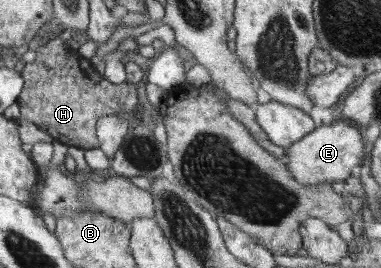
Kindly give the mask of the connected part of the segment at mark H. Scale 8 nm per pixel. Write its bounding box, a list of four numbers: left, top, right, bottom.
[20,37,142,149]

